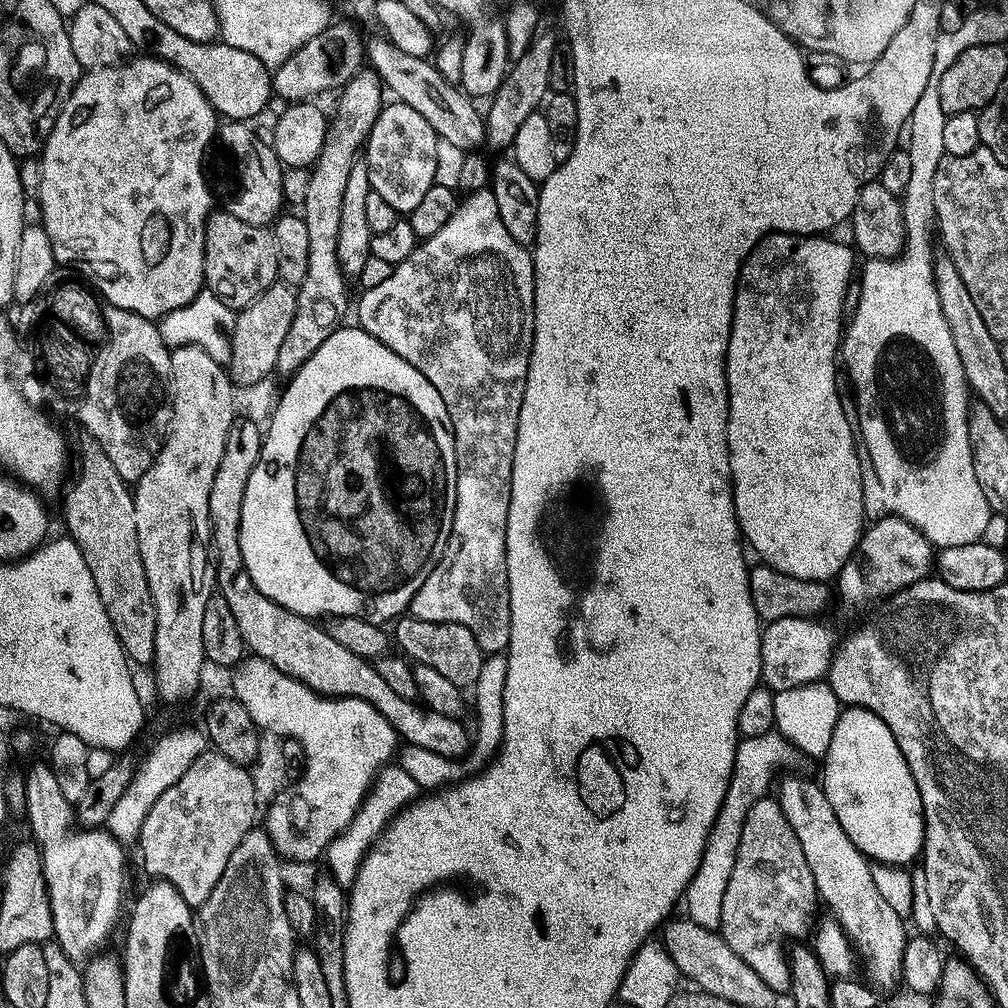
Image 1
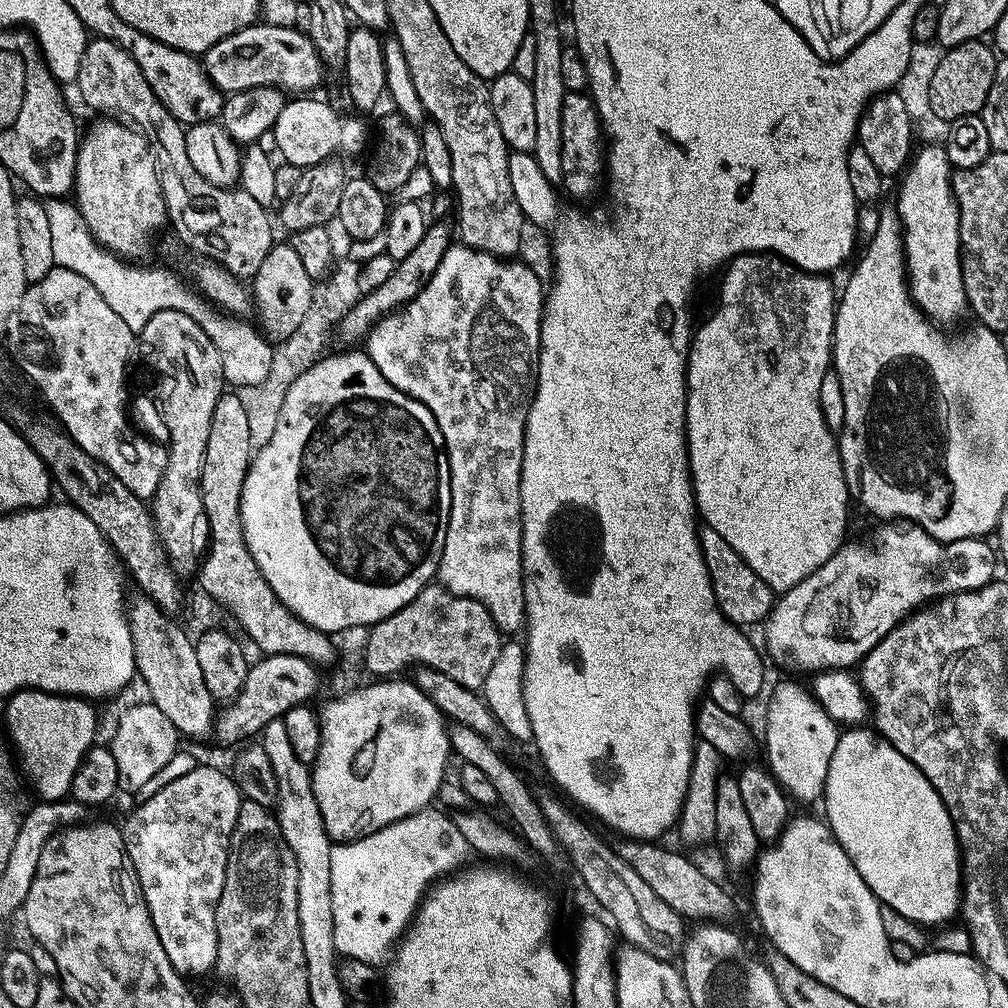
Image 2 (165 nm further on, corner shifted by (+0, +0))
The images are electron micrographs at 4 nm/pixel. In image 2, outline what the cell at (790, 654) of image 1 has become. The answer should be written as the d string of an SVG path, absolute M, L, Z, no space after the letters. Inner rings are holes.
M888 522L881 528L884 529L880 532L877 548L868 544L845 543L834 558L822 566L822 570L810 574L806 582L798 582L794 590L783 593L777 599L763 629L769 657L772 655L782 667L793 668L796 672L819 674L855 669L864 657L873 655L883 645L893 630L929 602L959 596L961 592L977 592L997 579L998 552L992 544L988 545L987 539L946 544L911 522Z

